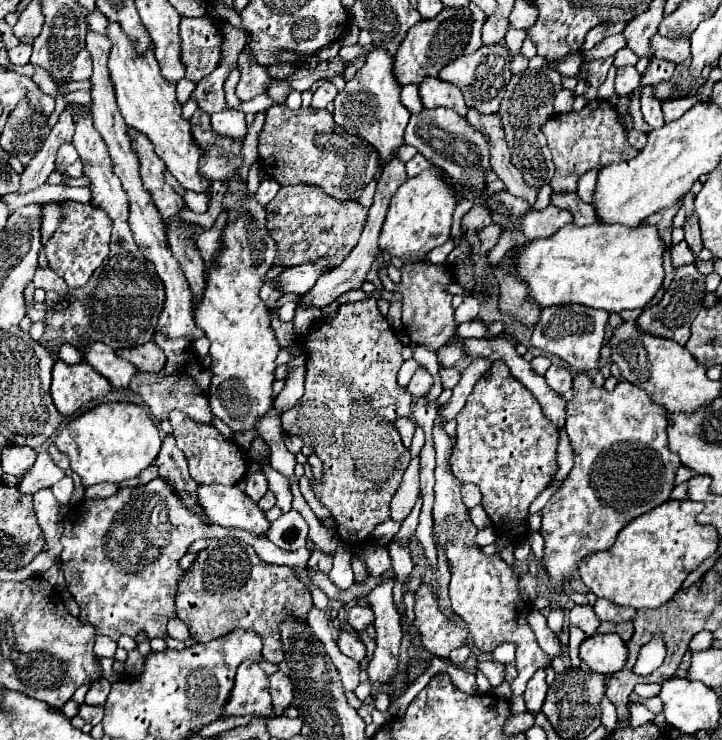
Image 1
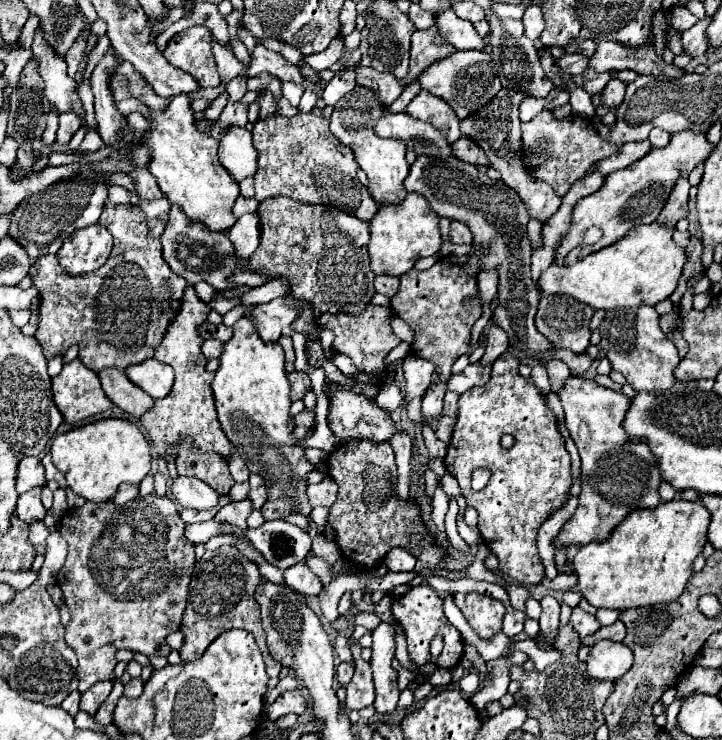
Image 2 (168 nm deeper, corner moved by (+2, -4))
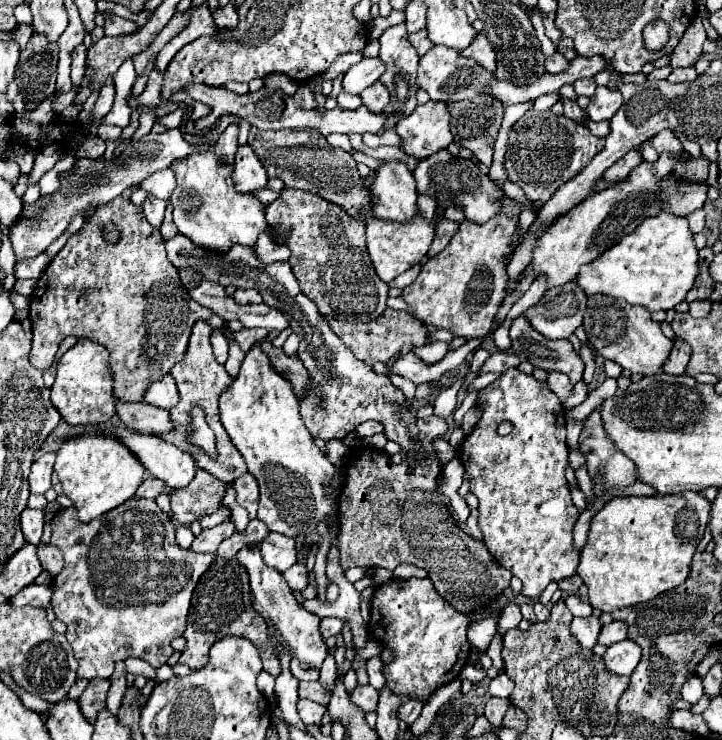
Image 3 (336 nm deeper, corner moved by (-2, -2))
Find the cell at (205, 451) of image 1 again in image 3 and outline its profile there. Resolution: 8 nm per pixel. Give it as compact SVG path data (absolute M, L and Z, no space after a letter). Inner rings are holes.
M196 470L192 482L170 496L172 516L178 524L190 526L206 514L218 510L223 500L226 483L205 470Z

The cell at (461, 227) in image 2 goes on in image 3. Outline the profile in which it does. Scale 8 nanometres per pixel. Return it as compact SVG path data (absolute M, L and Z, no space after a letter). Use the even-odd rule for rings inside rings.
M446 218L440 220L438 226L436 226L436 236L434 236L434 240L432 240L432 244L430 244L430 250L428 250L428 258L440 254L440 252L446 248L446 244L450 242L450 238L452 238L452 234L454 234L456 230L458 230L458 224L456 224L456 222L446 220Z

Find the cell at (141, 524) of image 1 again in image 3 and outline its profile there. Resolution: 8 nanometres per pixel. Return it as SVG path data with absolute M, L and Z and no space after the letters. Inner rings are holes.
M130 498L122 506L94 518L84 524L76 518L76 510L64 508L52 520L50 544L64 554L64 572L52 582L52 608L56 618L68 626L66 638L78 660L78 678L110 678L116 660L130 656L146 660L150 666L160 668L174 654L170 642L182 636L186 628L186 616L190 608L192 592L200 576L216 560L214 554L196 554L182 550L174 540L176 526L168 514L164 514L154 500Z

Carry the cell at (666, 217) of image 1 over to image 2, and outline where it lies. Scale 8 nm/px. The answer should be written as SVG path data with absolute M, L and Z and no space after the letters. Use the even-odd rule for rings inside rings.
M680 178L676 182L676 188L672 190L672 196L668 198L666 206L662 208L662 212L656 218L658 224L662 224L666 228L674 228L680 218L686 218L686 214L688 214L688 190L690 190L688 178Z

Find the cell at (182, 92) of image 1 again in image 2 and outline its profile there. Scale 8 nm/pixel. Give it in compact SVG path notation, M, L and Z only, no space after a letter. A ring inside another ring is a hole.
M220 84L216 88L201 88L196 92L189 93L188 98L190 102L200 98L205 98L208 99L209 101L212 101L214 98L222 94L224 90L225 90L225 85L223 84Z

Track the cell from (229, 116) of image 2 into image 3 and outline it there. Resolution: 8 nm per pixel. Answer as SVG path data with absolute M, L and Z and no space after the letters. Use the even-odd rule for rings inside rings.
M230 124L218 138L218 142L214 144L214 152L216 158L226 164L226 166L234 166L234 156L238 150L238 126Z

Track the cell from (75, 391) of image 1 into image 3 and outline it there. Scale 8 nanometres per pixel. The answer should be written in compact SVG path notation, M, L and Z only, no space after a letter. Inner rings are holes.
M78 338L74 348L70 348L56 364L58 374L50 390L50 400L60 412L62 420L68 424L102 424L116 414L114 394L112 394L112 374L108 368L108 350L88 338Z

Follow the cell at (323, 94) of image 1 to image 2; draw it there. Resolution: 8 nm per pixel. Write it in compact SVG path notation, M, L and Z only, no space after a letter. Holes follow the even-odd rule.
M344 70L344 76L334 76L334 78L326 84L324 94L322 94L322 100L324 100L326 104L336 104L344 94L348 94L348 92L356 86L354 78L356 78L356 76L354 76L352 70Z

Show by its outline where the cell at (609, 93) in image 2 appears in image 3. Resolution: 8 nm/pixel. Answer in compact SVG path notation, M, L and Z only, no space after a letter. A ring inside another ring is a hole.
M598 86L596 92L592 94L586 110L588 110L590 120L600 122L600 120L610 120L620 106L622 106L622 94L618 90Z

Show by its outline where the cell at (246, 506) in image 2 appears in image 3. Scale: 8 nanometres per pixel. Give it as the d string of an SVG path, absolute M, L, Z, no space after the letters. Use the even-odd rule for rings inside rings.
M230 520L214 526L214 528L208 528L208 530L202 530L194 542L192 542L192 550L194 552L204 552L204 554L214 554L216 548L220 546L220 542L228 536L232 536L236 530L234 530L234 524Z

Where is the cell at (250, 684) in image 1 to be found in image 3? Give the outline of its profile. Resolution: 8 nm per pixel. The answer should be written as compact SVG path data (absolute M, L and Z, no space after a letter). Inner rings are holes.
M262 671L257 678L257 686L260 692L264 696L271 696L274 693L275 677L268 674L266 671Z

